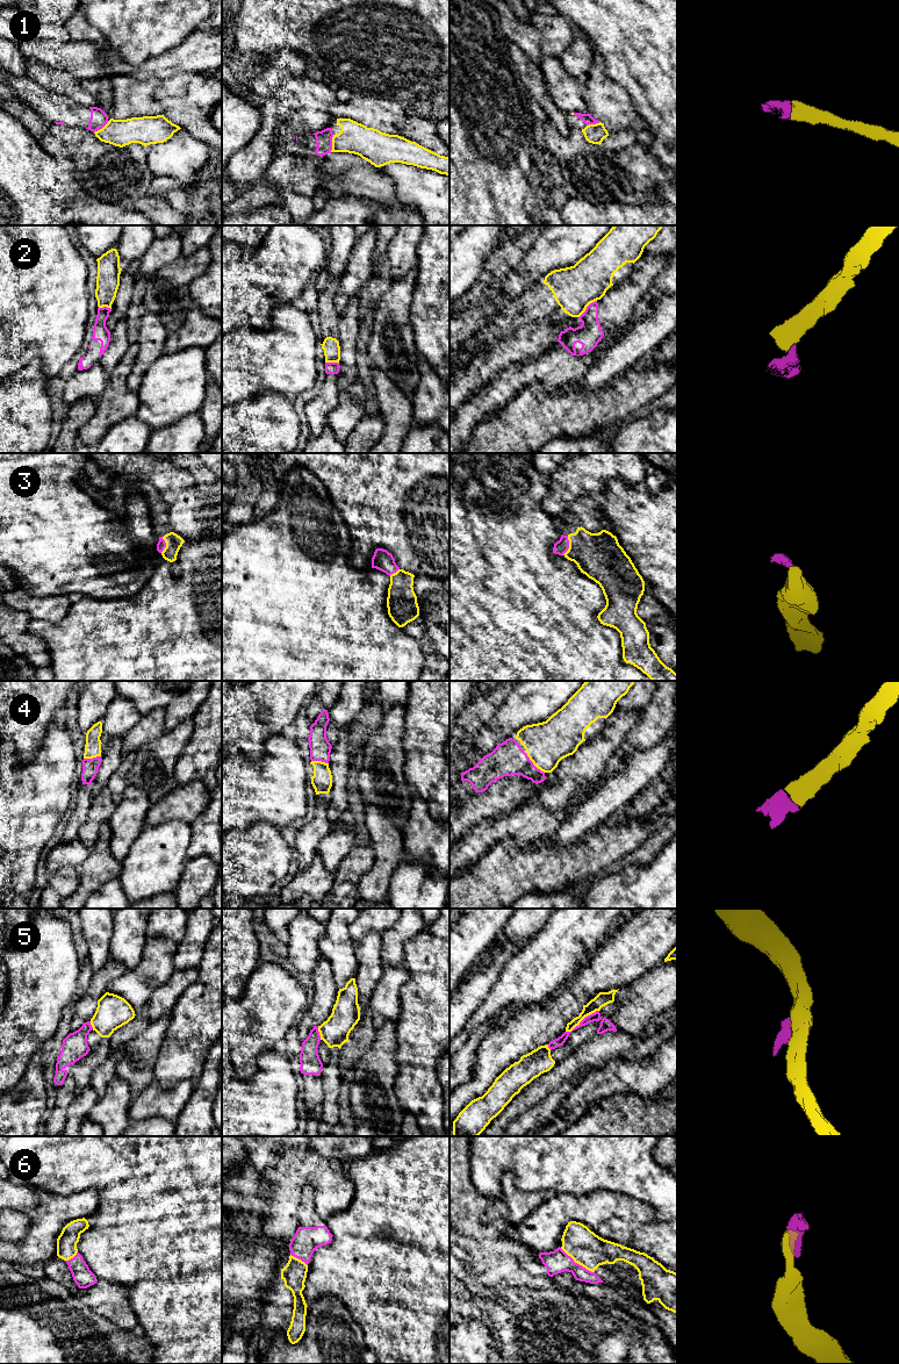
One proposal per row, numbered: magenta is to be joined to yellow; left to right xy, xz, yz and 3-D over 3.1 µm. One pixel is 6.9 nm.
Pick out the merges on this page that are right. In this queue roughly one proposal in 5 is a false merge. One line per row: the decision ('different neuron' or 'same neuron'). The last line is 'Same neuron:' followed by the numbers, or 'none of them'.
1: same neuron
2: different neuron
3: same neuron
4: same neuron
5: different neuron
6: same neuron
Same neuron: 1, 3, 4, 6

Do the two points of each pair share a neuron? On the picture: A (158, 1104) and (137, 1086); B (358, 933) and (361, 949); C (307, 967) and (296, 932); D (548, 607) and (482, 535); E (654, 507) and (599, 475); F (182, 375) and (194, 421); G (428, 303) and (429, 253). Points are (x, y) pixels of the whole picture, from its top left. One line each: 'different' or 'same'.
A: different
B: different
C: same
D: same
E: different
F: different
G: same

